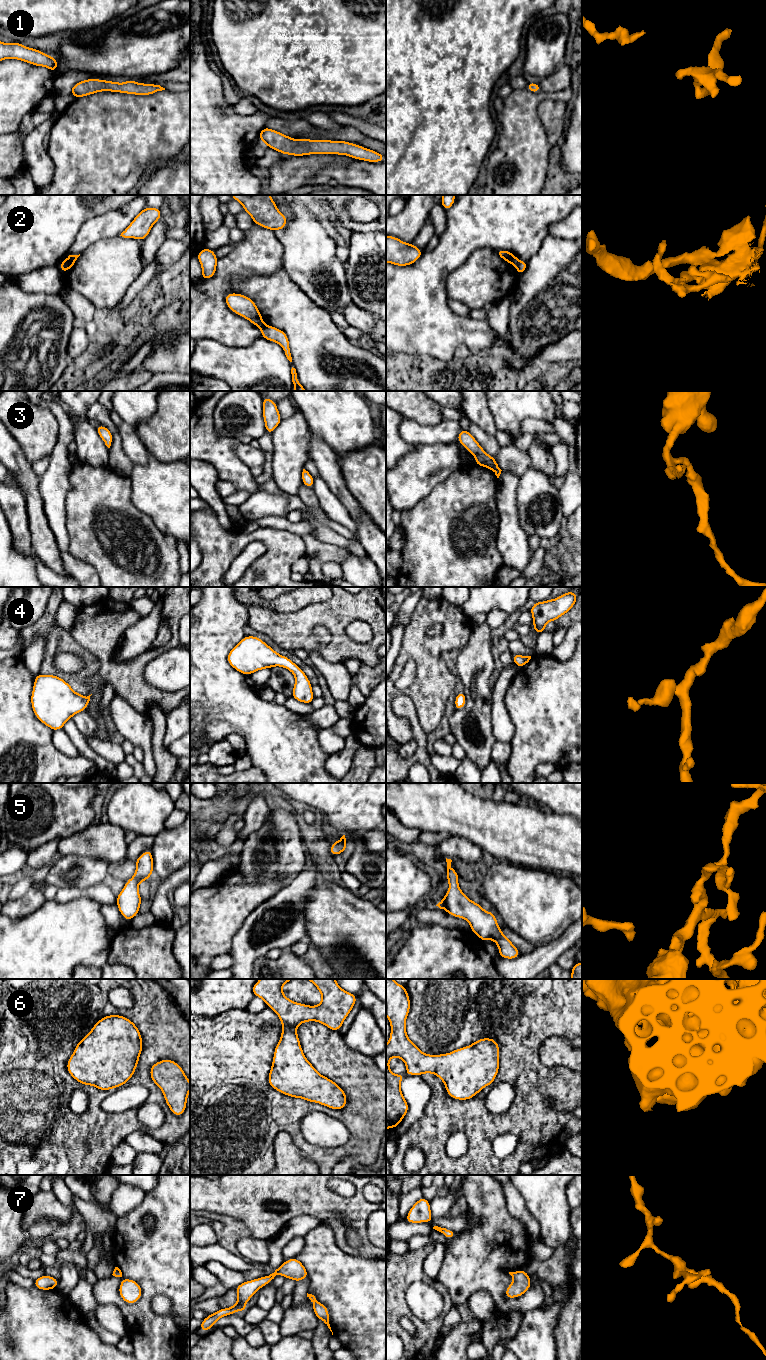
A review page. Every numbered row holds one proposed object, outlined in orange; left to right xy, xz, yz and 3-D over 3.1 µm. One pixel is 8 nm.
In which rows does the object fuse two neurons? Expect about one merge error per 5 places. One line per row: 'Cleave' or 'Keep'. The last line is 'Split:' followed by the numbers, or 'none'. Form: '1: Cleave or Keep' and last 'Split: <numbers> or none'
1: Keep
2: Cleave
3: Keep
4: Keep
5: Keep
6: Keep
7: Keep
Split: 2

